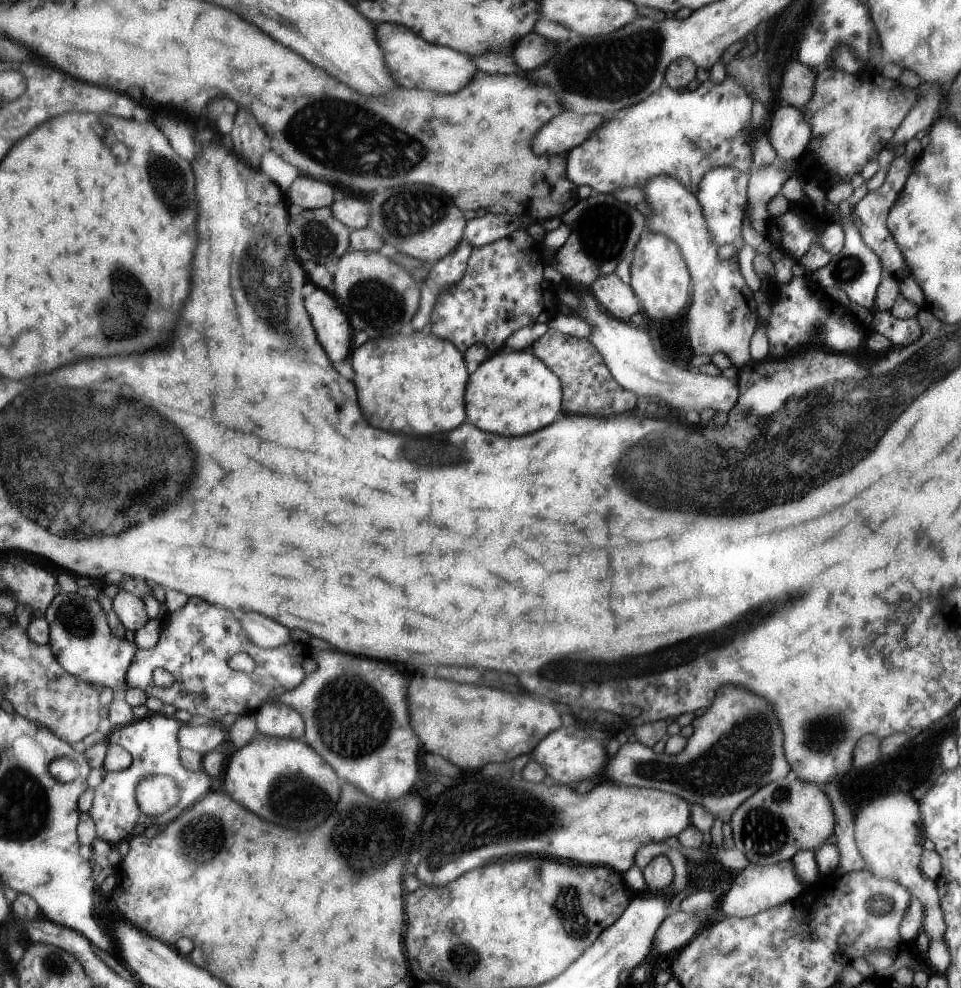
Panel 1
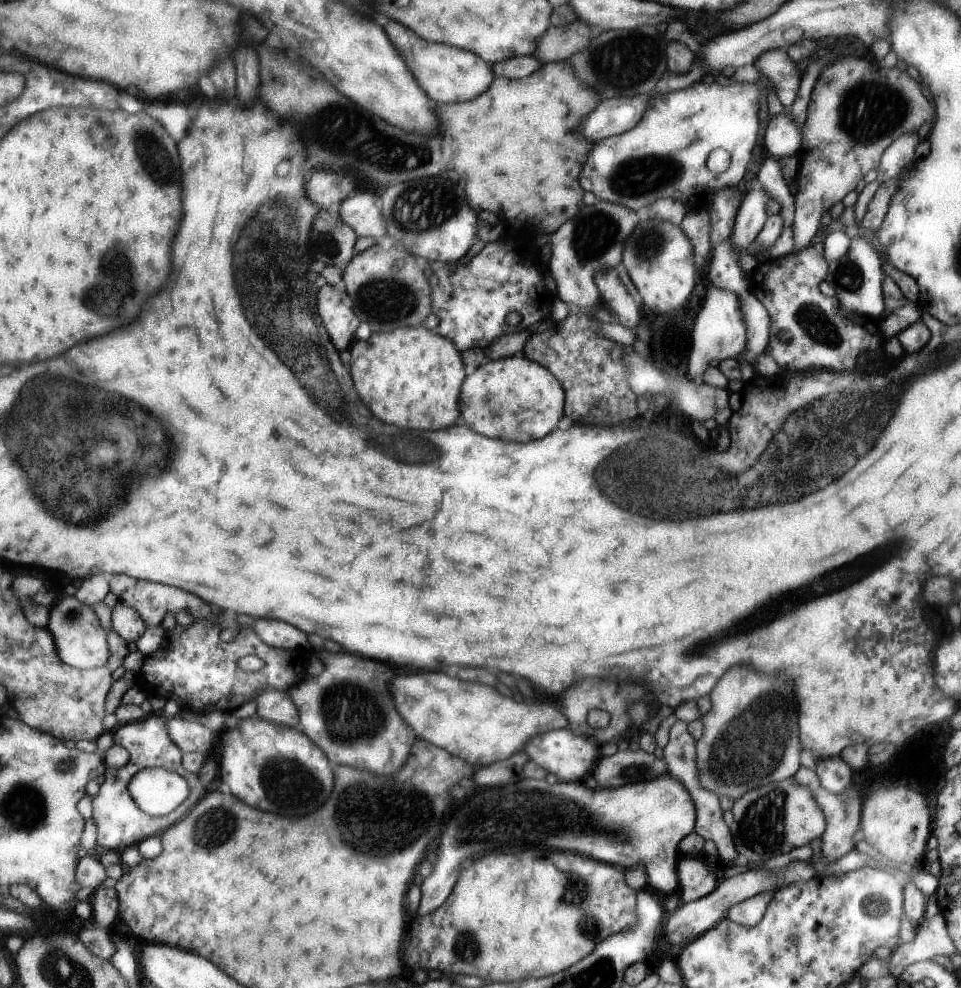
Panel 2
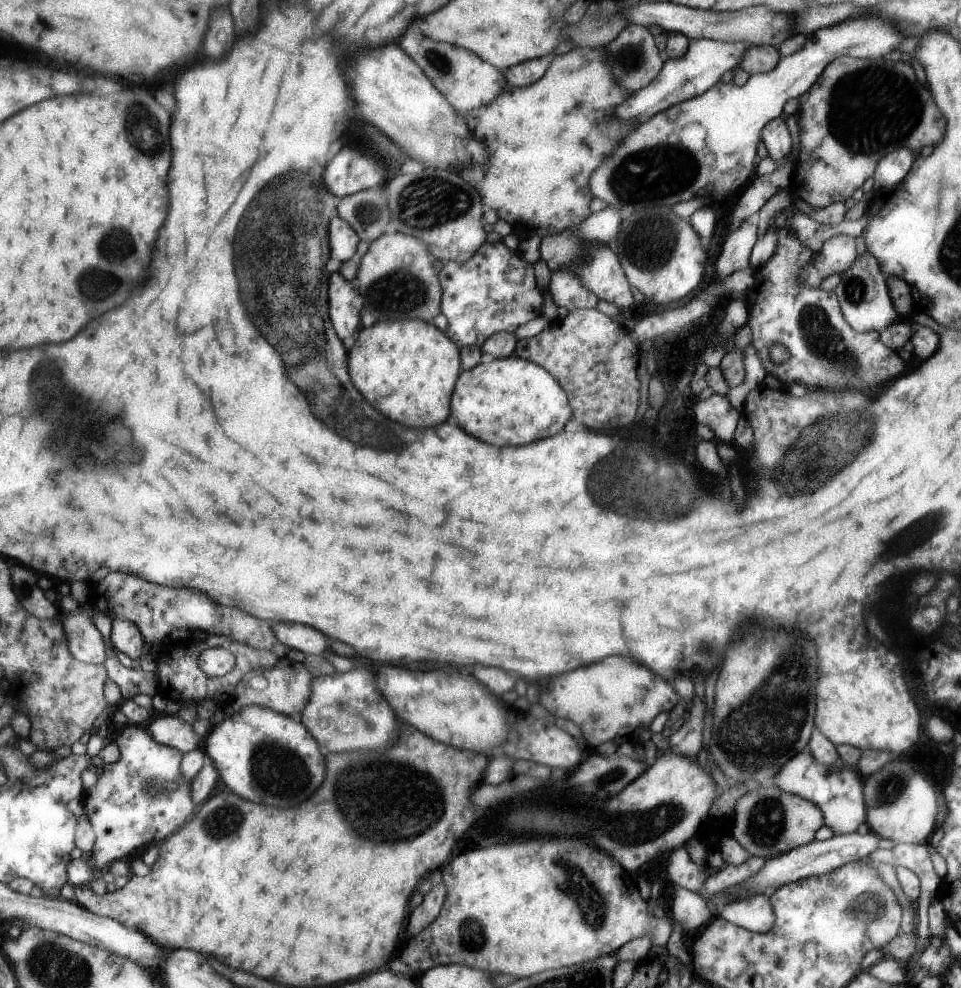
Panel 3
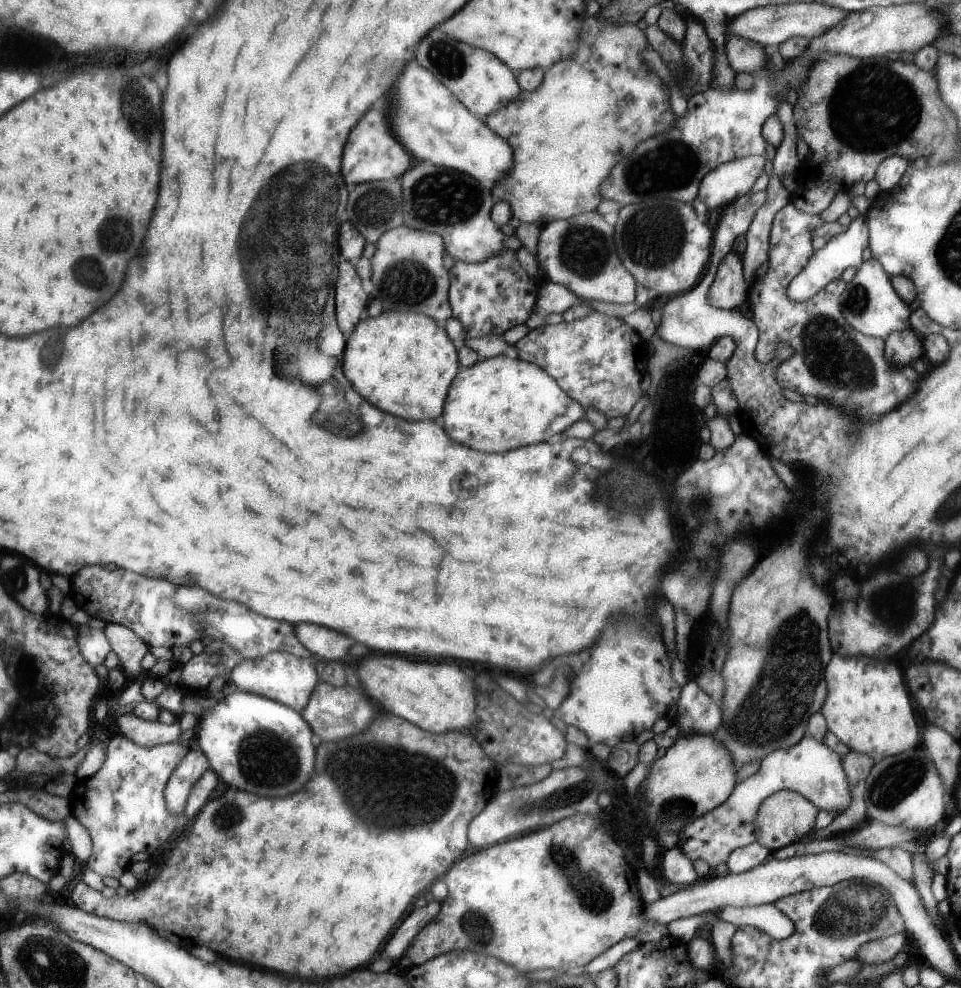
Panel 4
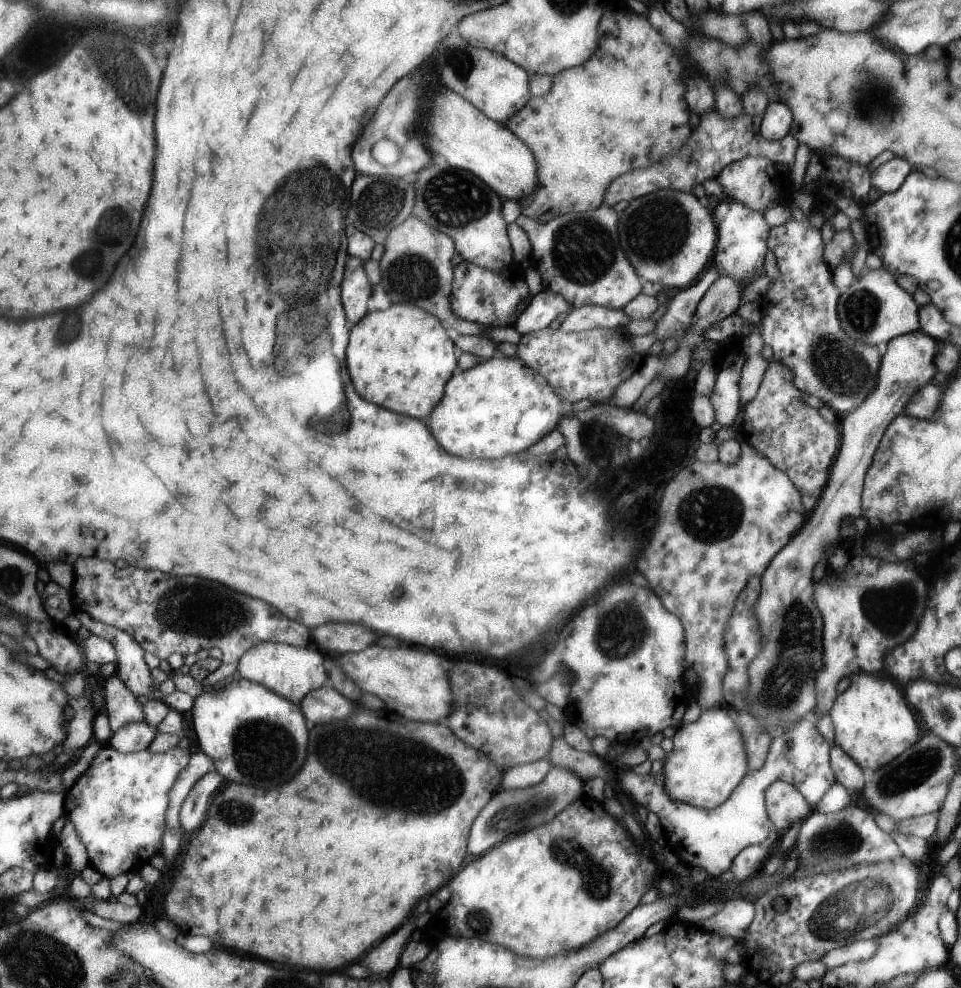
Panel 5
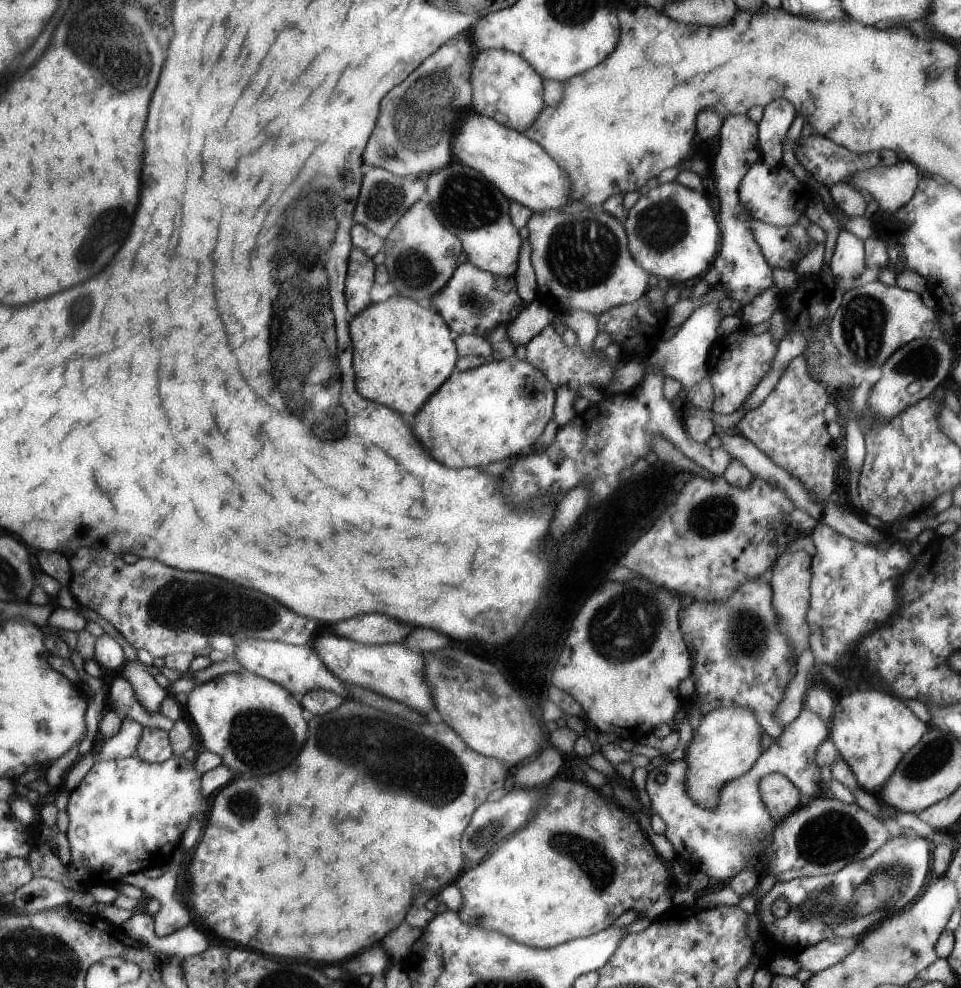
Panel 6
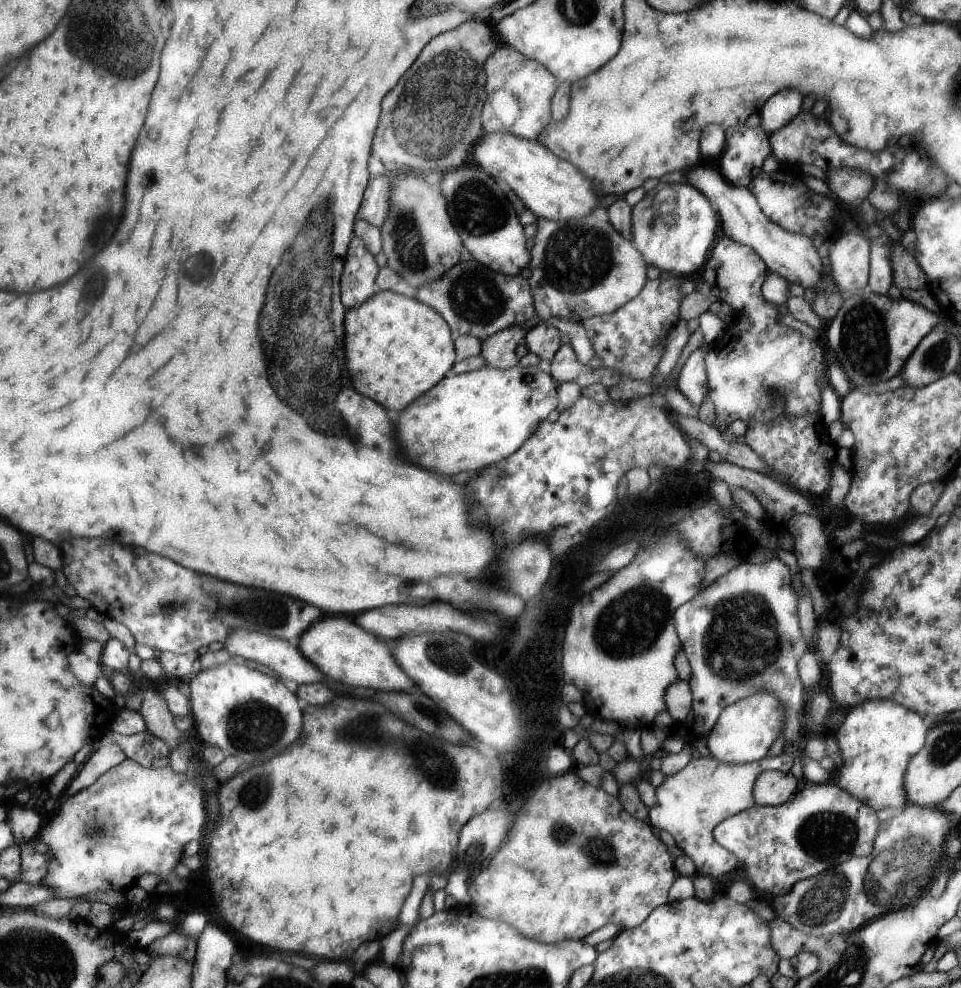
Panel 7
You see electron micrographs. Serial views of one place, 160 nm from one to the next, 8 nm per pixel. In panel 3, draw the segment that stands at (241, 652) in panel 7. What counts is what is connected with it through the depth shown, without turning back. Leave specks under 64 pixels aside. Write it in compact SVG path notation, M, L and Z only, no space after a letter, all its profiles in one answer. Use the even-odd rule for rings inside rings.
M284 657L277 668L269 670L255 670L249 672L241 682L238 696L232 700L233 709L240 711L247 706L263 706L269 710L275 710L291 717L301 717L305 706L308 706L309 698L312 698L311 672L305 668L305 664L296 663L292 658Z

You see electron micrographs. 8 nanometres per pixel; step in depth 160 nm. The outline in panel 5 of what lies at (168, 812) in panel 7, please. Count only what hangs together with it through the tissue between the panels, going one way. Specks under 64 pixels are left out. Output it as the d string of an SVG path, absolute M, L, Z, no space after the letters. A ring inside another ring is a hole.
M110 744L100 748L89 768L64 794L64 801L62 802L62 815L67 816L67 818L75 823L77 832L79 833L81 840L83 840L83 844L85 844L89 851L90 864L97 872L100 872L104 877L111 878L123 873L137 872L141 866L148 864L147 862L149 862L153 856L161 854L161 848L163 848L164 843L164 834L165 830L167 830L165 816L168 813L170 805L170 790L173 788L173 785L176 784L180 774L188 767L191 758L192 755L189 754L187 748L180 750L175 747L174 749L168 750L165 754L155 754L149 749L135 751L134 753L122 753L120 750L113 748Z

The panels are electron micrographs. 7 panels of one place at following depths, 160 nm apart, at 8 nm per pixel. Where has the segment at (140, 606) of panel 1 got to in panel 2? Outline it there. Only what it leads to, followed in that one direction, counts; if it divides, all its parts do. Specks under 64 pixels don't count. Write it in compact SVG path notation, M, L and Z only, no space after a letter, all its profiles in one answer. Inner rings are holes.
M119 600L113 609L114 629L127 641L137 644L148 629L141 613L129 603Z

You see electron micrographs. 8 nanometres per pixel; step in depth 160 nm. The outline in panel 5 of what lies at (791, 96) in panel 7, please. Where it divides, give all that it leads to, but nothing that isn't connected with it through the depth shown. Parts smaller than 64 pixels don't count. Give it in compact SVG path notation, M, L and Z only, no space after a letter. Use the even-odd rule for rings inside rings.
M781 101L767 103L761 115L761 136L768 141L776 141L789 133L793 118L789 107Z

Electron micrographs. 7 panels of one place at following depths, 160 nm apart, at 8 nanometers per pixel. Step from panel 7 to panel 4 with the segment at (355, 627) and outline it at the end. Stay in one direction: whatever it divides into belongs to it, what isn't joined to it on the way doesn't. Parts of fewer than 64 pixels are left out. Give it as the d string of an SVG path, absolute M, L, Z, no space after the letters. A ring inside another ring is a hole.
M381 654L365 660L361 666L353 668L367 694L379 700L382 710L387 708L394 715L405 719L430 733L447 731L465 731L476 724L473 684L469 678L463 678L461 670L453 664L427 664L403 660L395 654Z

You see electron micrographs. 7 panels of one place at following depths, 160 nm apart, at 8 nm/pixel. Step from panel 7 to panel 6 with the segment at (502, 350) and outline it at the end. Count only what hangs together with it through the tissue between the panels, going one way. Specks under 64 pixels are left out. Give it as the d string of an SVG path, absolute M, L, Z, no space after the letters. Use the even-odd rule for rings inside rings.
M533 299L525 304L519 316L506 324L506 337L515 346L526 345L555 315L541 300Z

